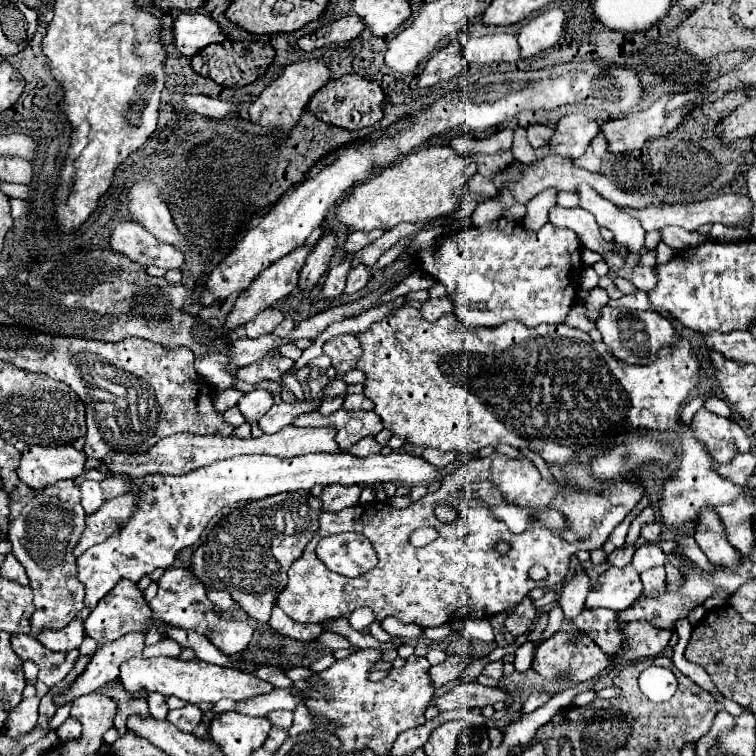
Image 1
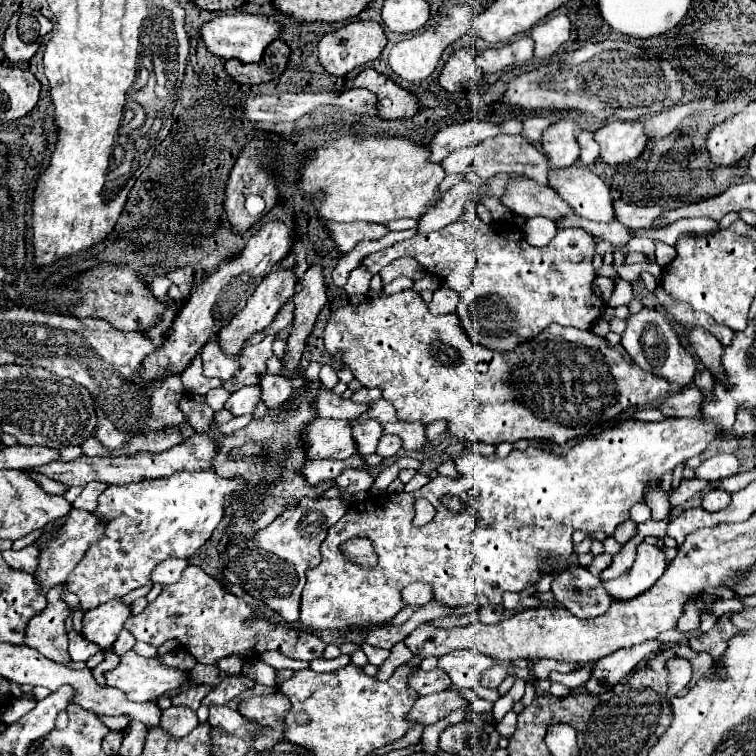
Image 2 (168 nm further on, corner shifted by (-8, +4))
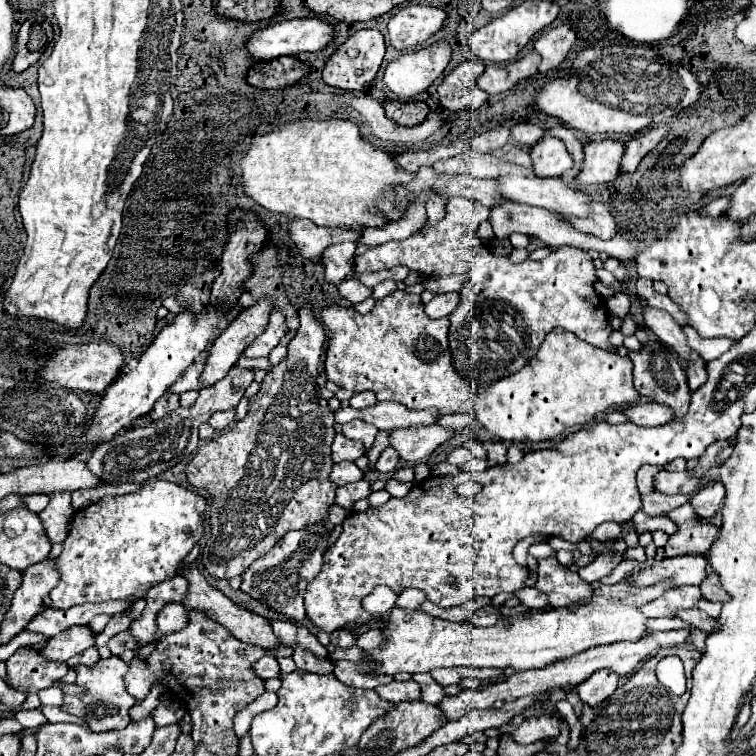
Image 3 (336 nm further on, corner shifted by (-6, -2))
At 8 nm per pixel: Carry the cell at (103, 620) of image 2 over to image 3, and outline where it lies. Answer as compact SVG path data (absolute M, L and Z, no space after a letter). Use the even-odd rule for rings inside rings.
M72 626L62 634L50 638L50 642L42 648L42 656L54 662L66 662L74 654L80 654L86 648L94 646L94 634L88 626Z

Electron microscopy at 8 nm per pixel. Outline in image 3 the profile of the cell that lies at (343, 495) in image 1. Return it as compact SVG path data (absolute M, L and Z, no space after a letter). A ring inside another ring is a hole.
M340 462L340 464L334 464L330 480L336 486L344 486L350 482L358 482L362 476L364 476L364 472L354 462Z

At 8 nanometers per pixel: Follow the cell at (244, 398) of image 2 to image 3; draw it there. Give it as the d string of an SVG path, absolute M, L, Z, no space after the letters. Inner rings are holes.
M226 410L226 412L214 412L208 420L208 424L214 428L214 430L226 430L230 424L234 422L234 410Z

